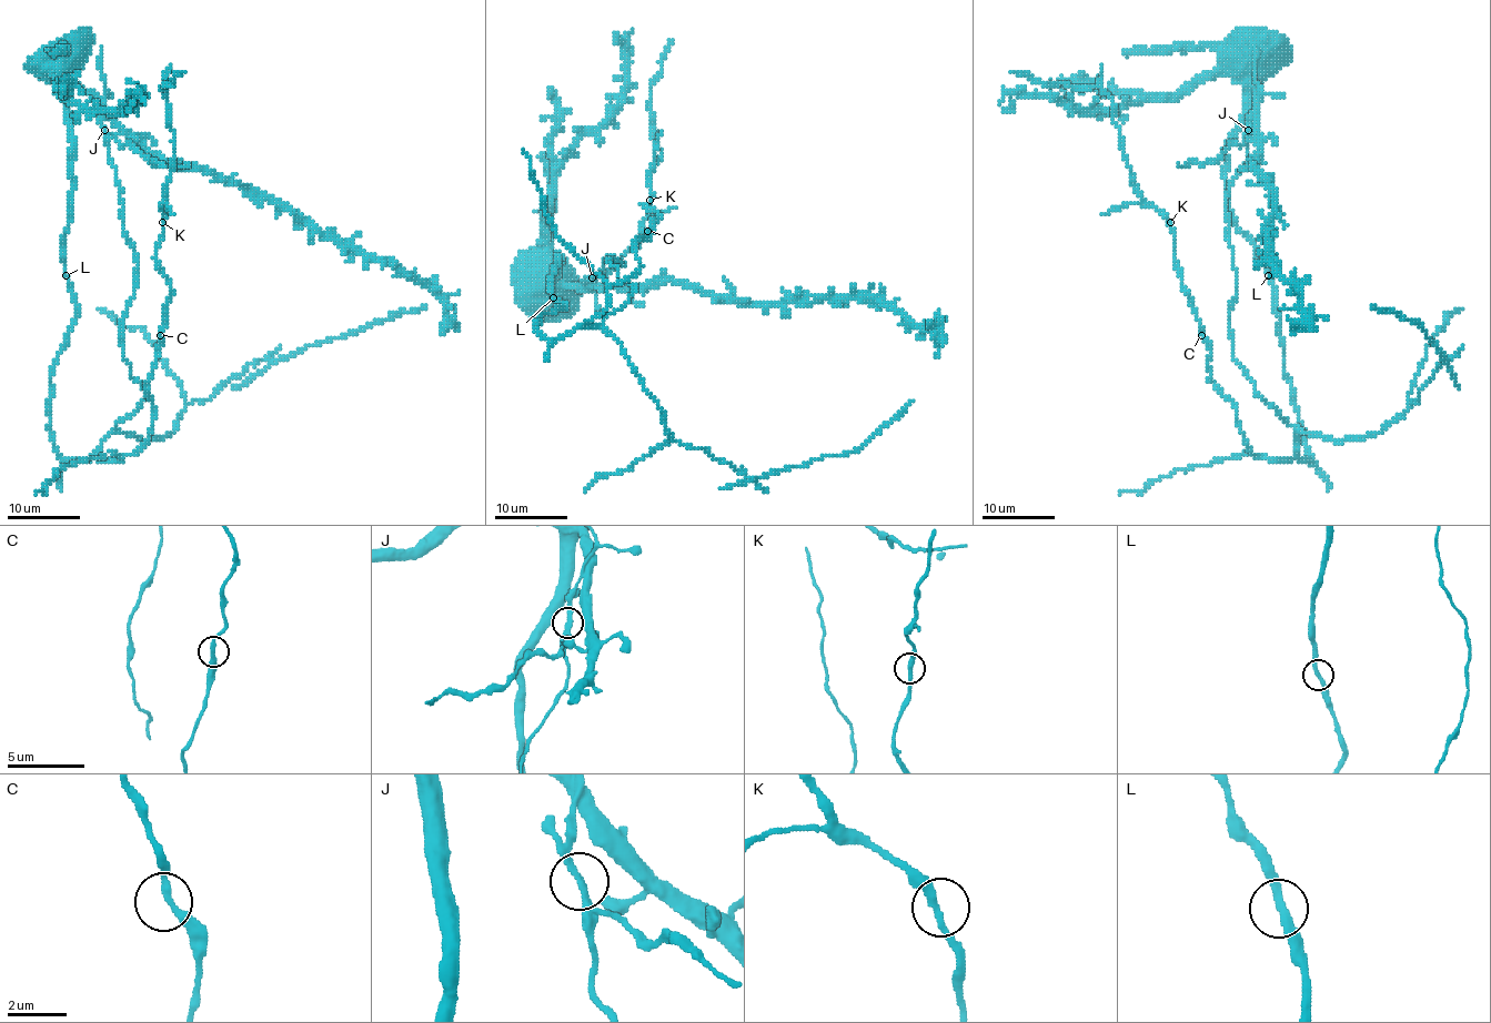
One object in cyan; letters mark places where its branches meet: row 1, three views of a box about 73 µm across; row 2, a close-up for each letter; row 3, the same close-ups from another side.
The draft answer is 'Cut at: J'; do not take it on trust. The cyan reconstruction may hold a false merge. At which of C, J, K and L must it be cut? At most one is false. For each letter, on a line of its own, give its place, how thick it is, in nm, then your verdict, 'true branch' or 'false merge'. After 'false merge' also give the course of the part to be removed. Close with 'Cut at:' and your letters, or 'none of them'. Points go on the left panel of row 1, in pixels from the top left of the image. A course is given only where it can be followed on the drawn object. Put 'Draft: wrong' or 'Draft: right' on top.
Draft: right
C: place (160, 335); calibre 240 nm; true branch
J: place (104, 130); calibre 240 nm; false merge; course (104, 129), (117, 140), (130, 144), (148, 160), (190, 164)
K: place (162, 222); calibre 260 nm; true branch
L: place (66, 275); calibre 280 nm; true branch
Cut at: J

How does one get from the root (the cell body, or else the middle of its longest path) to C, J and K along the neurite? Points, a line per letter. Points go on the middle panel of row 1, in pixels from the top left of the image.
C: (536, 262), (550, 251), (553, 274), (561, 256), (564, 307), (536, 323), (558, 340), (641, 266), (647, 231)
J: (536, 262), (542, 260), (564, 285), (590, 285), (592, 277)
K: (536, 262), (550, 251), (553, 274), (561, 256), (564, 307), (536, 323), (558, 340), (641, 266), (650, 200)

